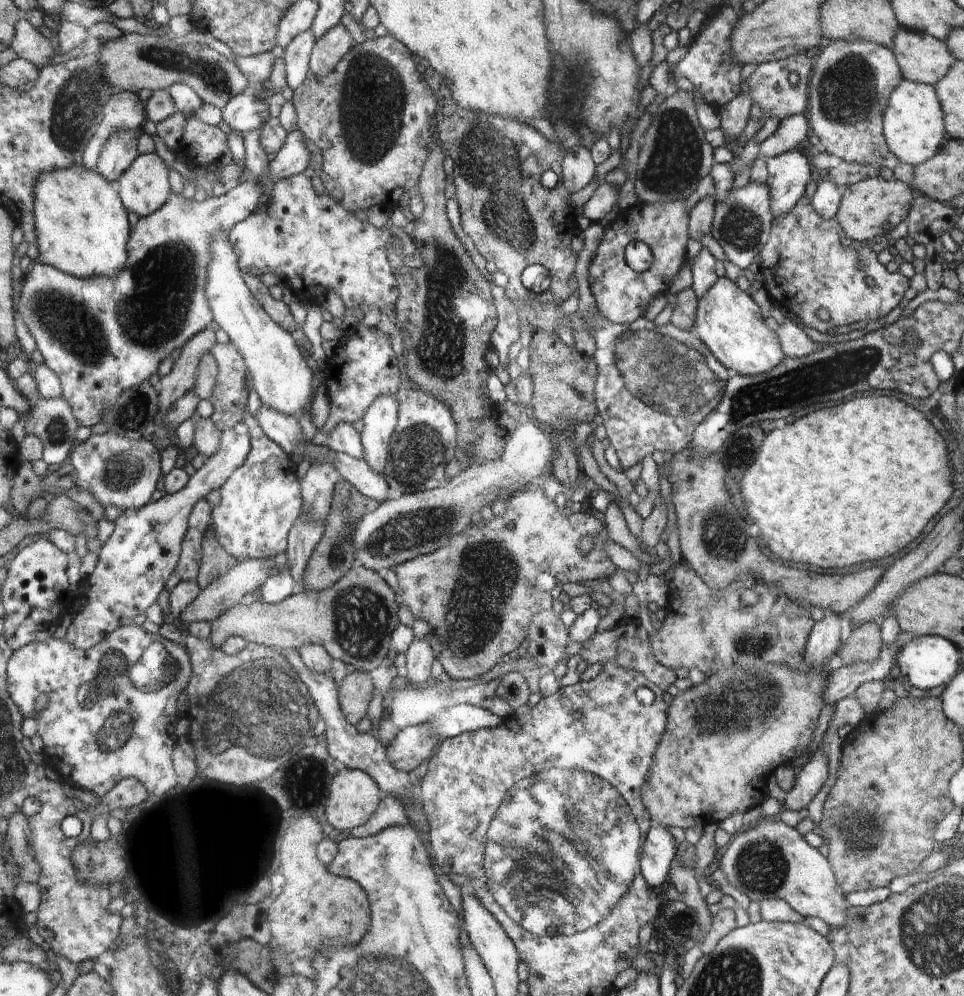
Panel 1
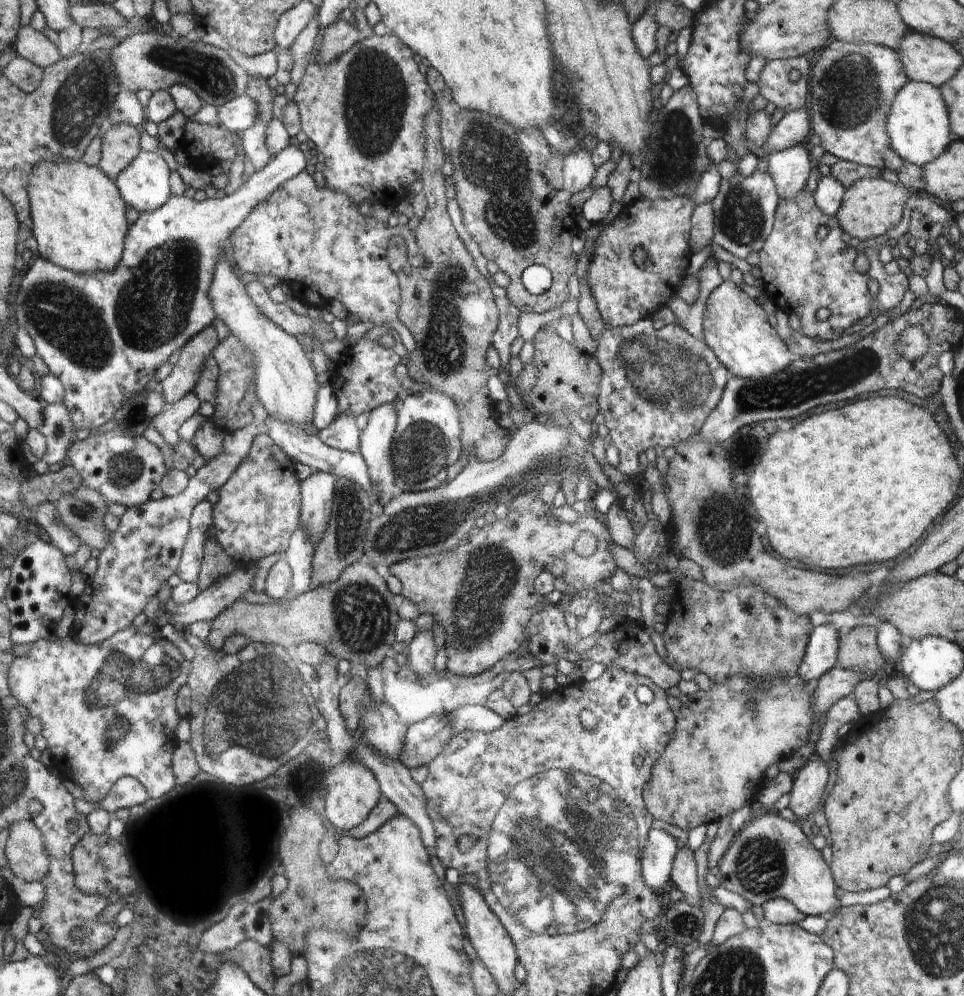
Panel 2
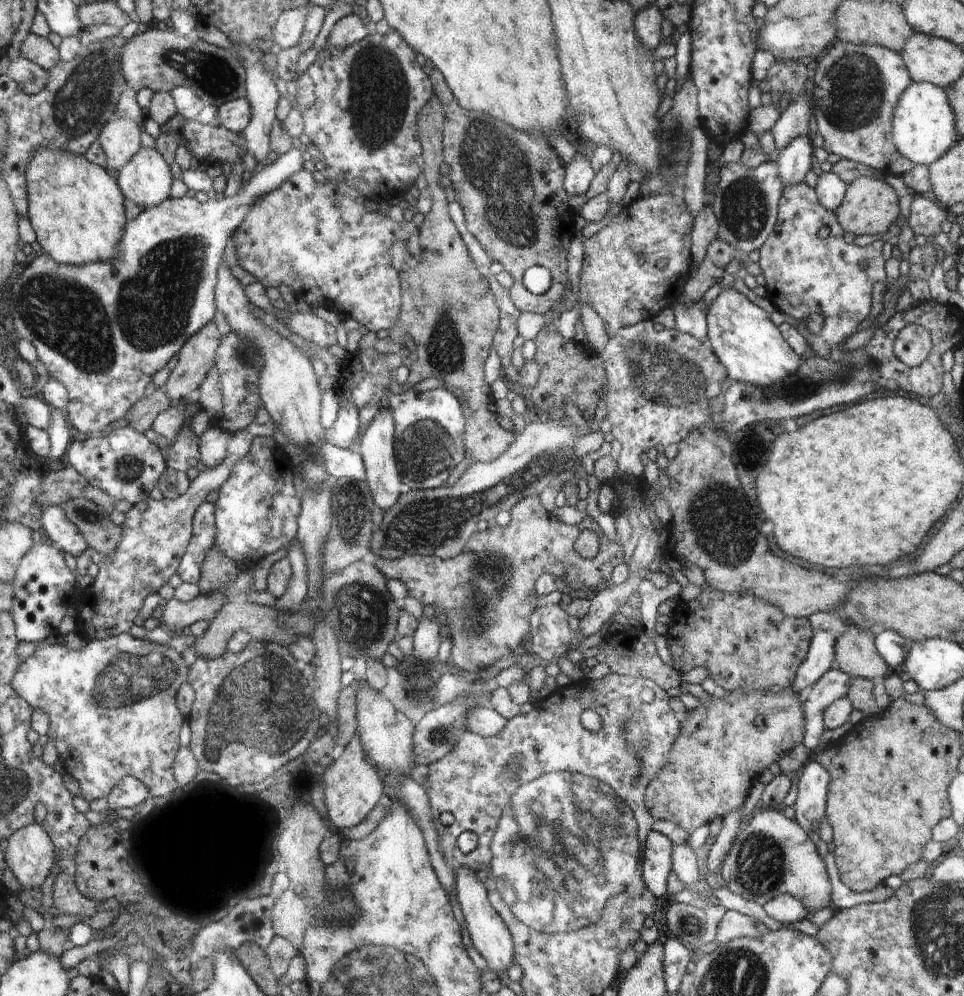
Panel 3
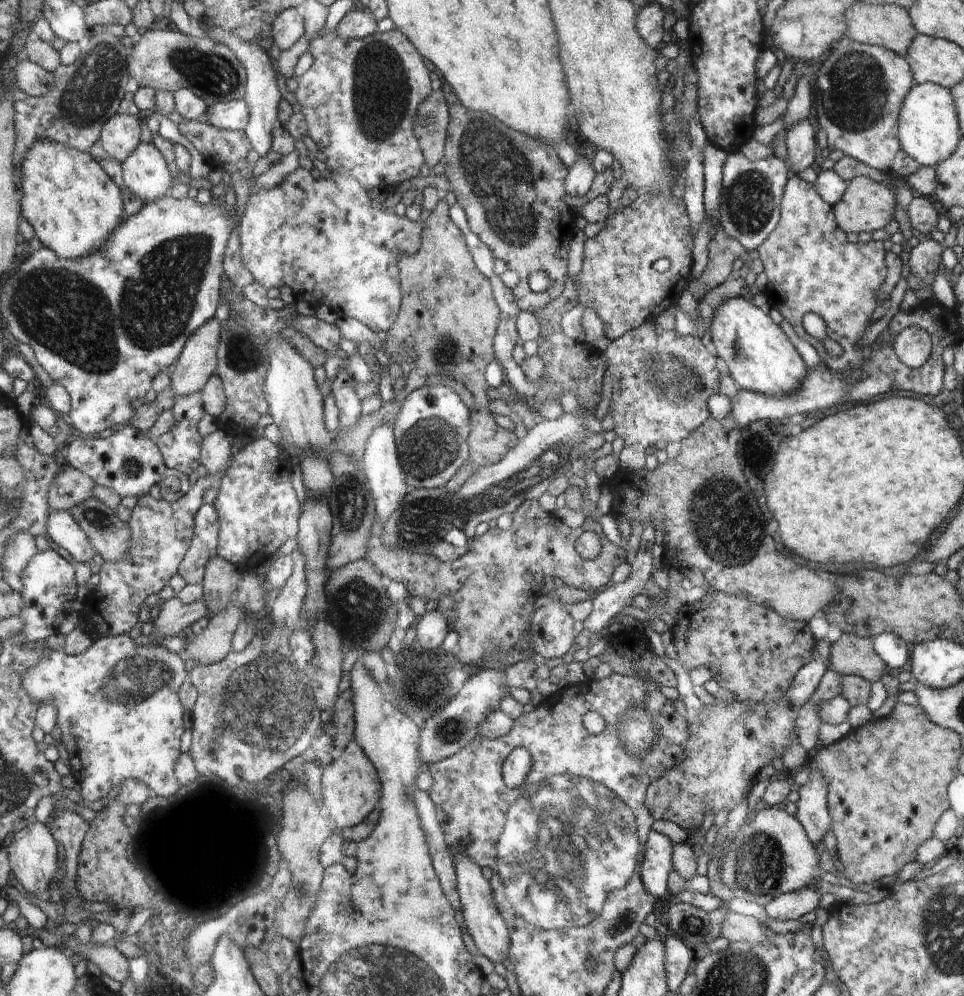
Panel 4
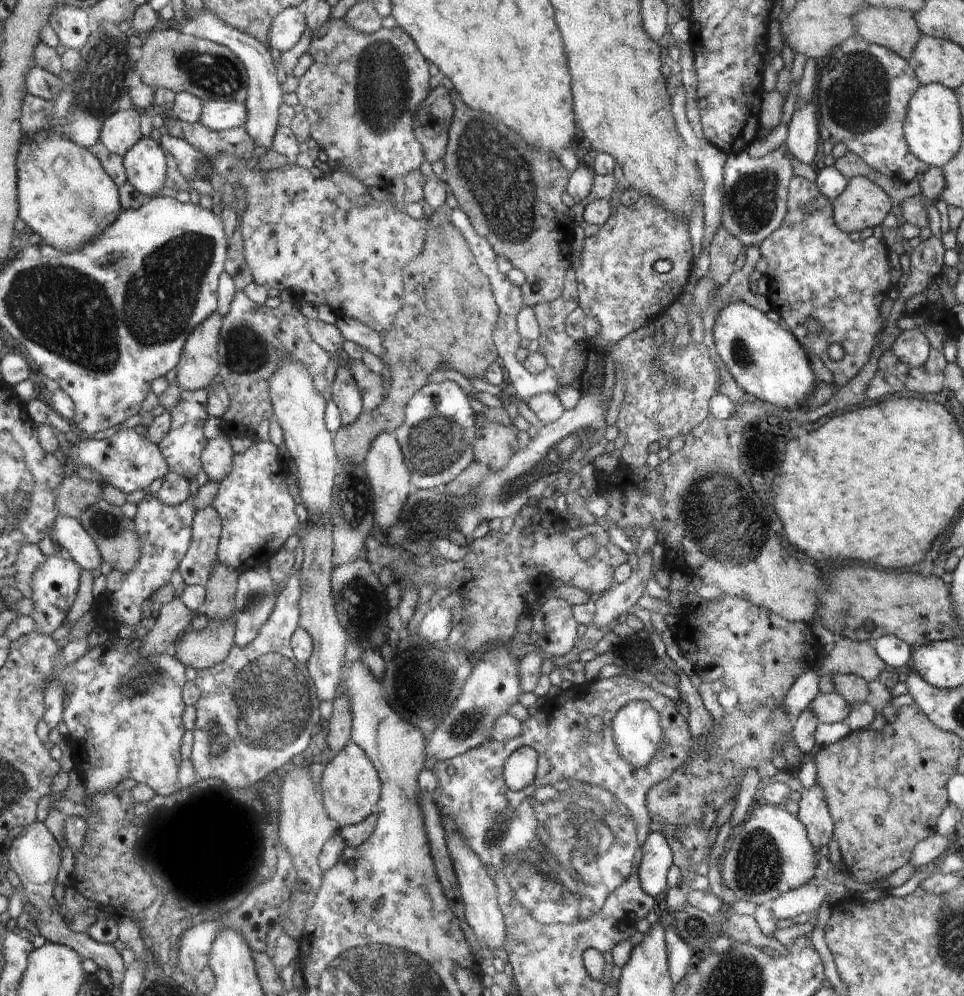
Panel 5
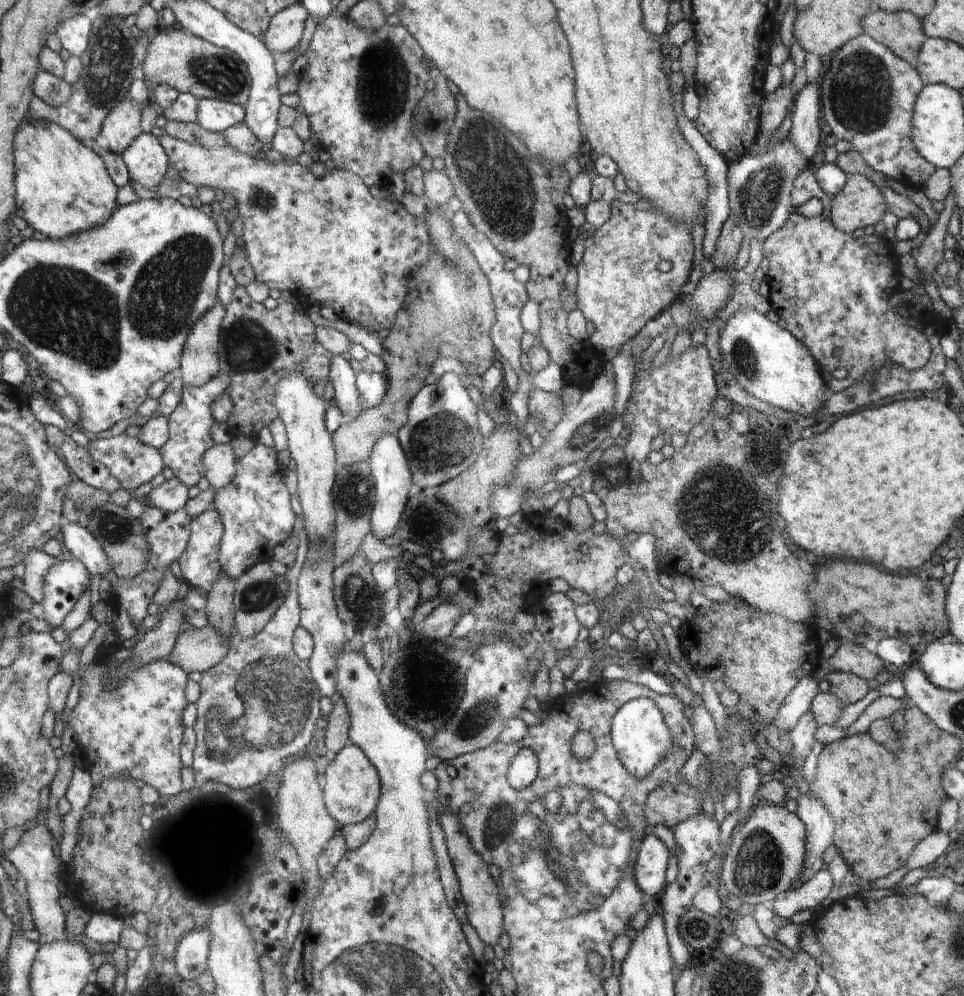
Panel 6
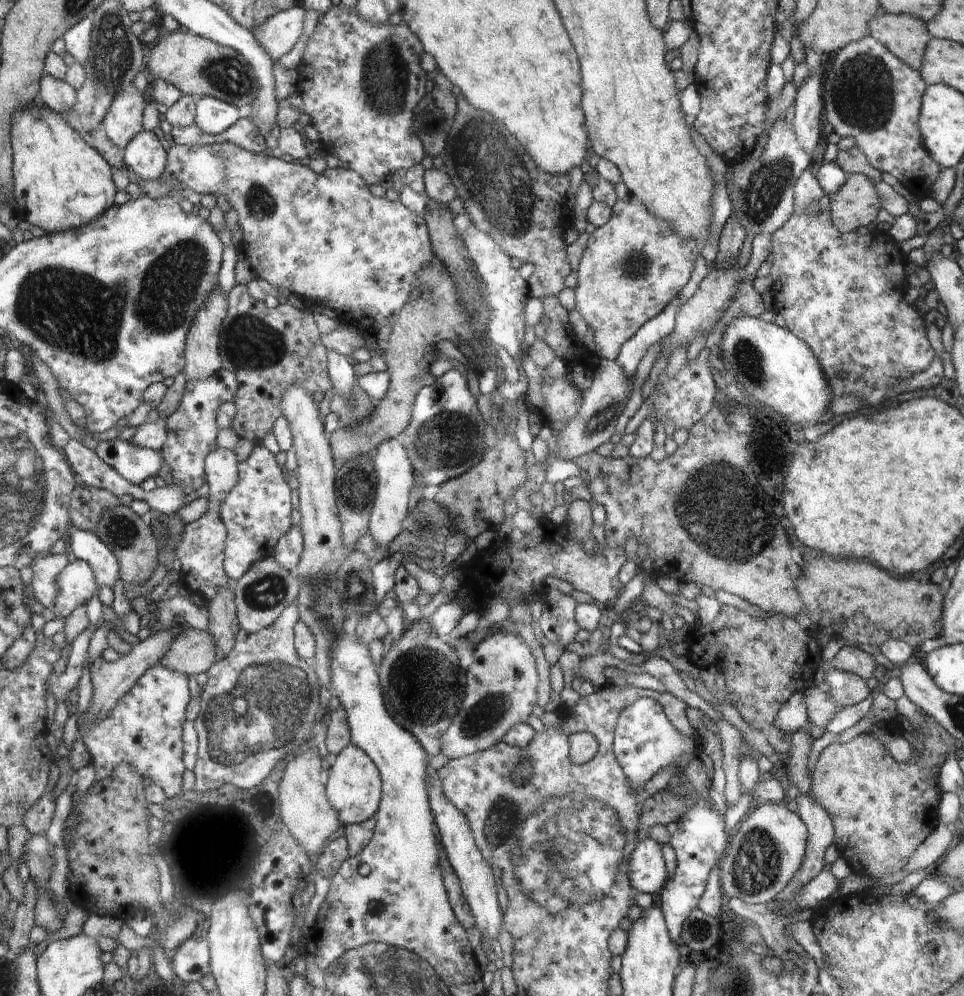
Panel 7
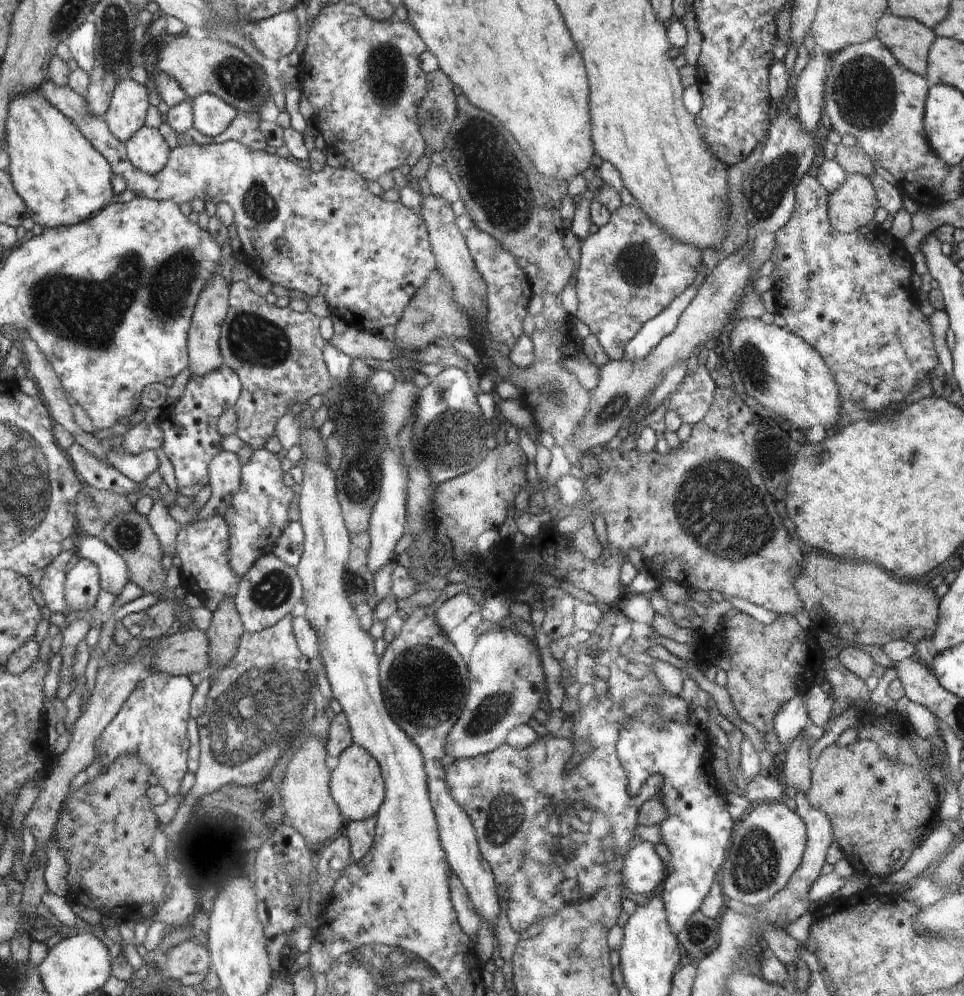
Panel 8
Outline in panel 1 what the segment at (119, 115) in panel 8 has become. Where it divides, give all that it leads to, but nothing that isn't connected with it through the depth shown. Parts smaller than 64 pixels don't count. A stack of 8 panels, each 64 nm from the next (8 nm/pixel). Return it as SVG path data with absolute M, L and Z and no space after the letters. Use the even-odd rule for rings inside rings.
M133 130L116 131L104 146L98 170L108 180L117 184L120 177L129 170L141 155L139 142L141 132Z

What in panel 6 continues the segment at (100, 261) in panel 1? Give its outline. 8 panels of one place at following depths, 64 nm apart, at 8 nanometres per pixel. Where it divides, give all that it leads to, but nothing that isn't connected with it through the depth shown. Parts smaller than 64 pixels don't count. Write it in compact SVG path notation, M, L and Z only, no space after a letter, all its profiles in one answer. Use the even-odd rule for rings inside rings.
M31 117L20 128L16 150L18 202L16 214L52 240L68 240L72 236L83 235L94 228L103 227L119 211L118 192L120 188L108 172L104 158L96 153L92 145L74 136L70 130L46 120L34 121Z

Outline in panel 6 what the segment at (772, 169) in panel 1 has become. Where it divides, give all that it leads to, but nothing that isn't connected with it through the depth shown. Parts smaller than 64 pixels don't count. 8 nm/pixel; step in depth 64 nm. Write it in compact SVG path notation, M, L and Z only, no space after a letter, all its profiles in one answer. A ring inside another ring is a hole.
M817 82L806 83L793 102L792 127L789 139L794 148L811 159L820 140L821 94Z

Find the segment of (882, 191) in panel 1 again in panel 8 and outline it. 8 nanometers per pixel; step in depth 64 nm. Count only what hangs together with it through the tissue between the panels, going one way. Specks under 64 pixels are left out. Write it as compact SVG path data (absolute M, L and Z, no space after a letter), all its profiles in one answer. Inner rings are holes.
M847 173L844 184L830 193L830 221L841 233L851 233L874 218L878 208L875 187L860 173Z

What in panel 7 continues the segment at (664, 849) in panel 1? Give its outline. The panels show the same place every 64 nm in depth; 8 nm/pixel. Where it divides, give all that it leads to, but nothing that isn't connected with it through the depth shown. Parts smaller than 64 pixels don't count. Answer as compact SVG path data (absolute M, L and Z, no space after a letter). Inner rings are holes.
M648 837L638 842L634 854L630 857L629 878L637 892L658 895L658 890L667 884L664 858L658 842Z

